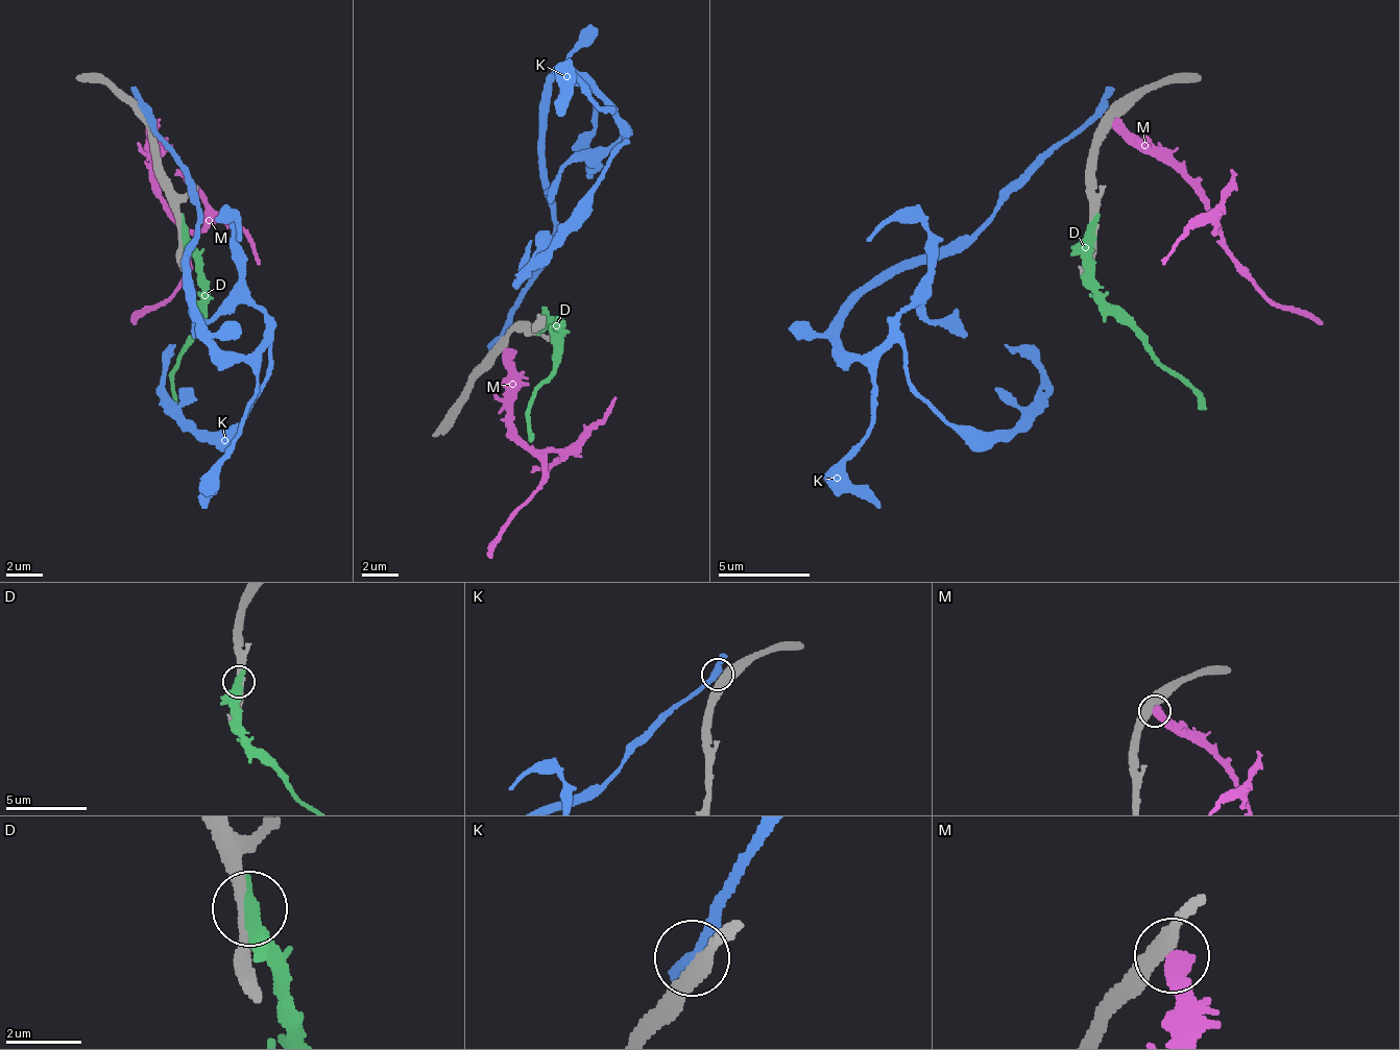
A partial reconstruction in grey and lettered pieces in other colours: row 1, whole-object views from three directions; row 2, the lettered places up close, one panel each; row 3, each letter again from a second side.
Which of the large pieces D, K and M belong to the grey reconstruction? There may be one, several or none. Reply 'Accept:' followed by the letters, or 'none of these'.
Accept: none of these

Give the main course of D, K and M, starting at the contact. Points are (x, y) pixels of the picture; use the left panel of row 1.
D: (183, 230), (200, 299), (200, 327), (173, 373), (177, 410)
K: (141, 111), (196, 208), (187, 304), (233, 355), (269, 345), (228, 433), (164, 387), (173, 345)
M: (150, 125), (154, 175), (183, 230), (187, 276), (154, 309), (131, 322)

